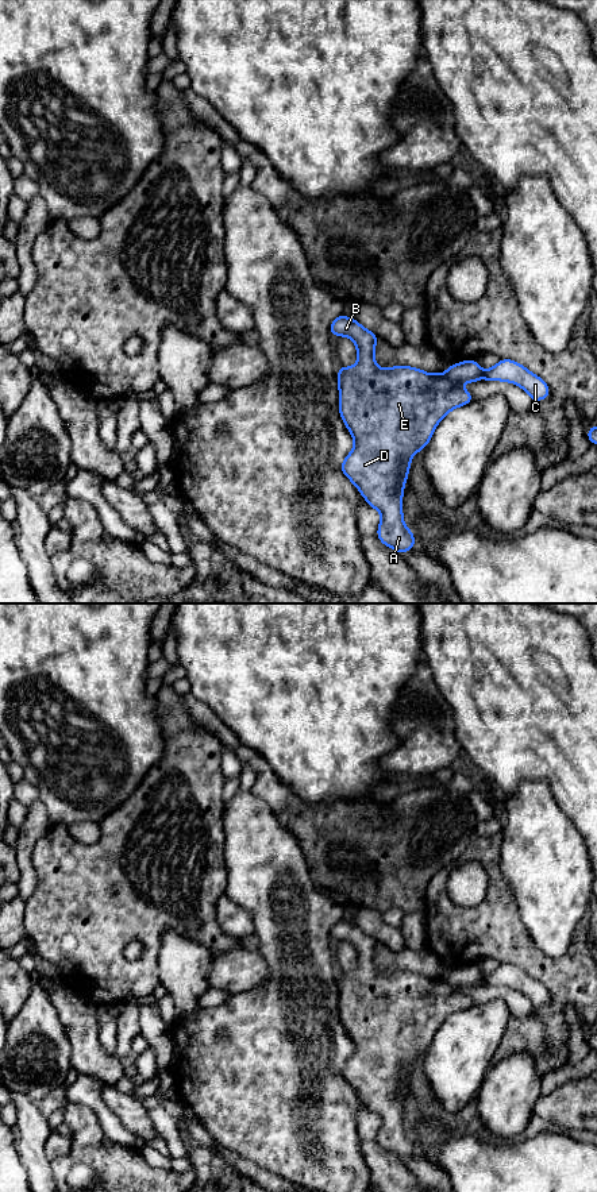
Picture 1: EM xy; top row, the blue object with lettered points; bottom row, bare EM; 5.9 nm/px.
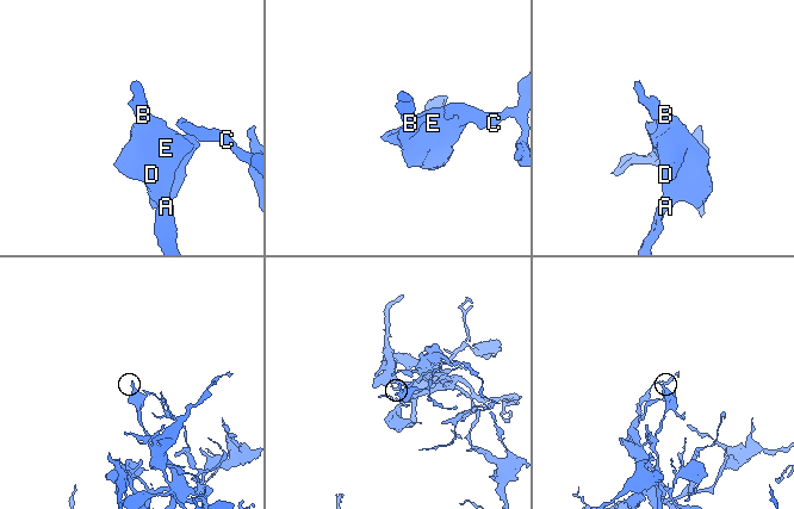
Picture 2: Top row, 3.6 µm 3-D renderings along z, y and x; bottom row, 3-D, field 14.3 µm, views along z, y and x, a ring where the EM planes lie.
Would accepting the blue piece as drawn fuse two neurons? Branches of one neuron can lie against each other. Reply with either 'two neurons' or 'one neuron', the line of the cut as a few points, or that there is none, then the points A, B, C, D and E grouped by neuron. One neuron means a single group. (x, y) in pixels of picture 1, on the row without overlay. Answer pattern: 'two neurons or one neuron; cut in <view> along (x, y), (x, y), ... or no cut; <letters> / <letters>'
two neurons; cut in xy along (445, 979), (458, 988); A B D E / C

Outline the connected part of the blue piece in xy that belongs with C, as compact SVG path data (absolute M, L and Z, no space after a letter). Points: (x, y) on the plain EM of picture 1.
M475 964L465 965L450 971L444 976L444 980L457 988L478 987L481 981L484 981L486 987L507 985L523 992L534 1006L542 1006L550 1000L550 994L542 983L528 976L523 969L511 964L501 964L488 976L482 976Z

